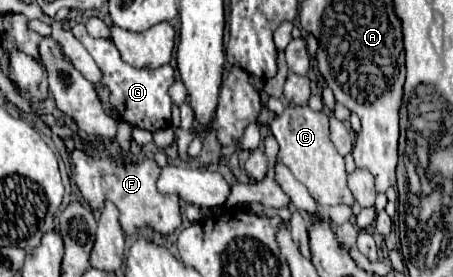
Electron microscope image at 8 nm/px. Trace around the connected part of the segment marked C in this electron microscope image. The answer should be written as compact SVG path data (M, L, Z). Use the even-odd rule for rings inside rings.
M287 106L281 116L269 124L273 136L279 142L277 162L285 164L293 176L307 186L311 196L317 200L319 206L335 206L347 204L353 206L355 198L347 188L347 174L343 156L335 150L333 142L329 140L329 118L323 112L313 112L309 106Z

